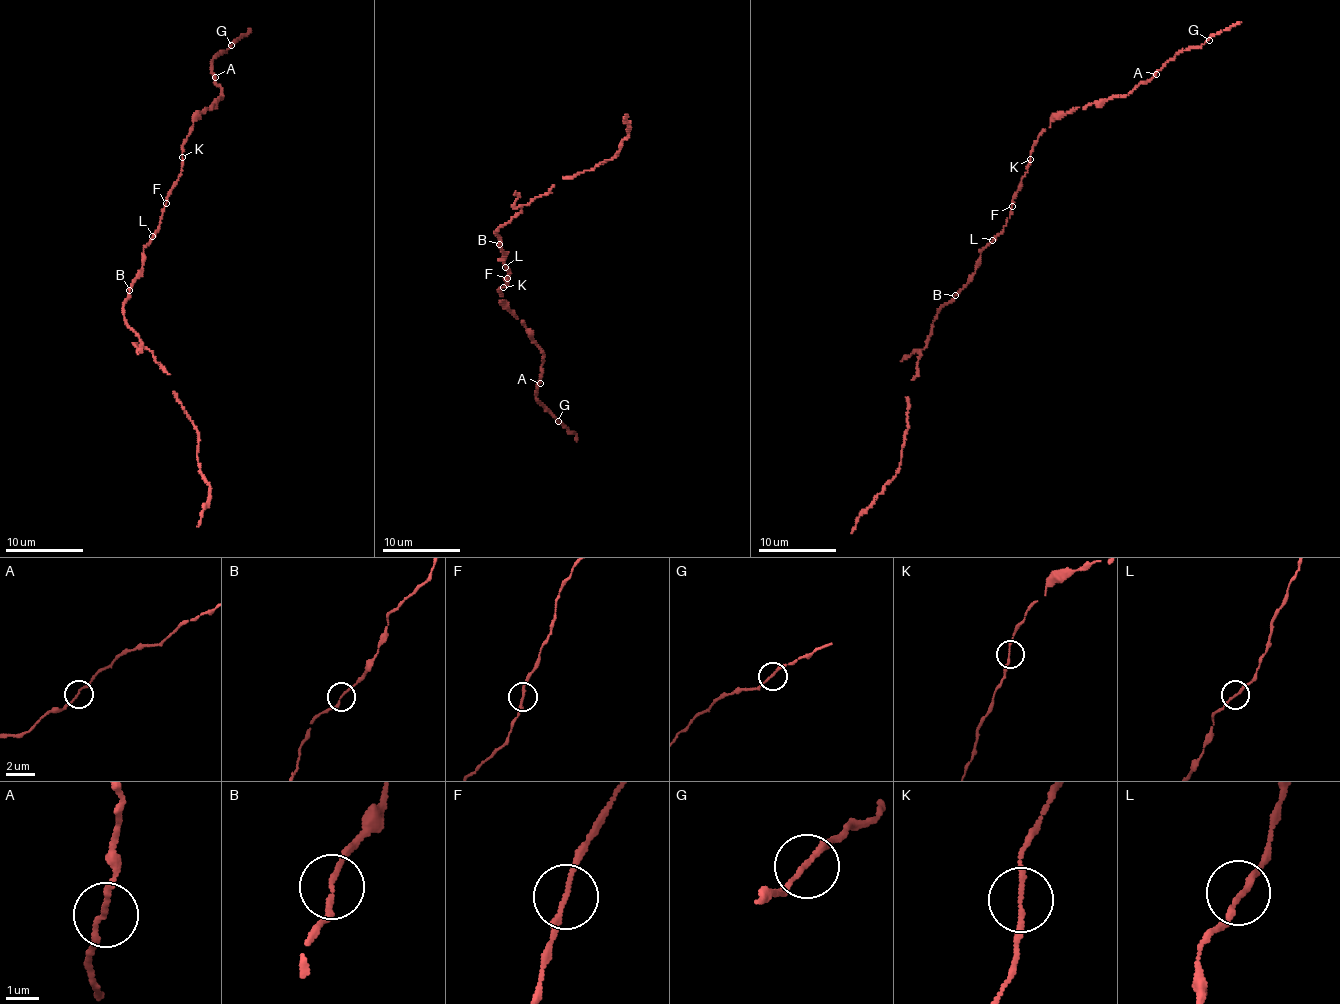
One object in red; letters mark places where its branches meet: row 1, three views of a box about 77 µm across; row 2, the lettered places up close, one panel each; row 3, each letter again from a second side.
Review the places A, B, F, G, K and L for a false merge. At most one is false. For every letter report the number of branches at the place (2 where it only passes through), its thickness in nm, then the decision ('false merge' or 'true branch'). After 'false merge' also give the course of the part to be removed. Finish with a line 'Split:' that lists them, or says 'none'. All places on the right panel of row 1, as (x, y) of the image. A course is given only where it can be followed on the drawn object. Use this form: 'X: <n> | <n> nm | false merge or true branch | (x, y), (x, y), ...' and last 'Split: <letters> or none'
A: 2 | 140 nm | true branch
B: 2 | 140 nm | true branch
F: 2 | 140 nm | true branch
G: 2 | 150 nm | true branch
K: 2 | 140 nm | true branch
L: 2 | 160 nm | true branch
Split: none

